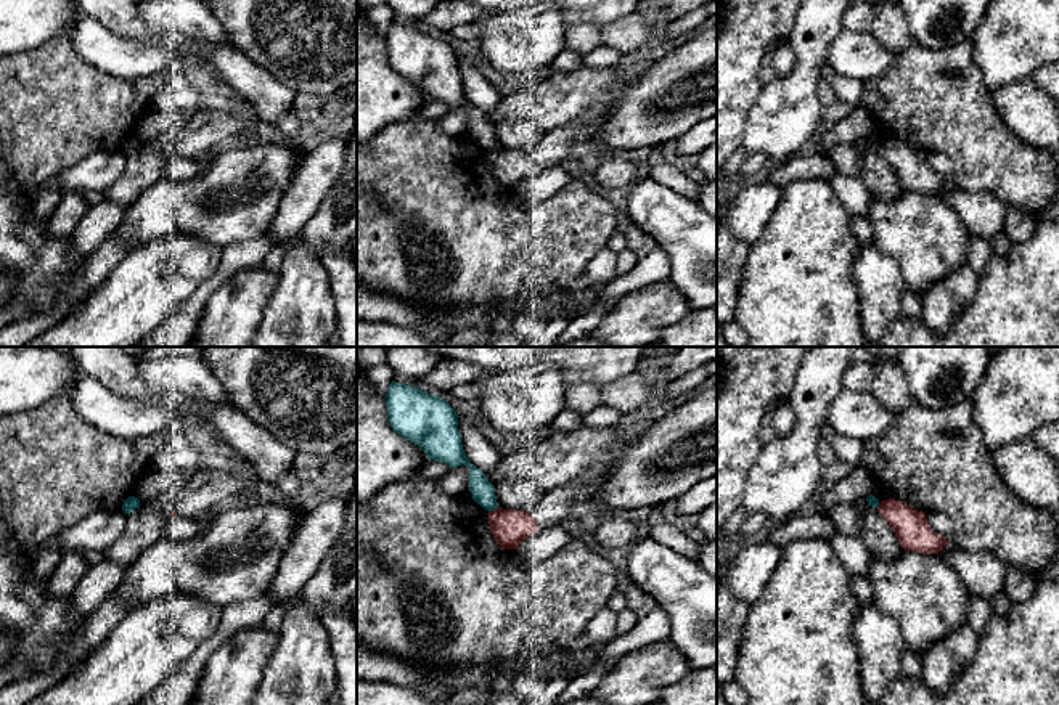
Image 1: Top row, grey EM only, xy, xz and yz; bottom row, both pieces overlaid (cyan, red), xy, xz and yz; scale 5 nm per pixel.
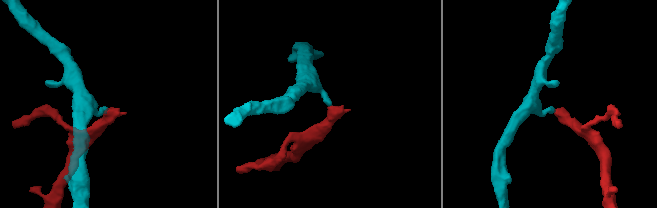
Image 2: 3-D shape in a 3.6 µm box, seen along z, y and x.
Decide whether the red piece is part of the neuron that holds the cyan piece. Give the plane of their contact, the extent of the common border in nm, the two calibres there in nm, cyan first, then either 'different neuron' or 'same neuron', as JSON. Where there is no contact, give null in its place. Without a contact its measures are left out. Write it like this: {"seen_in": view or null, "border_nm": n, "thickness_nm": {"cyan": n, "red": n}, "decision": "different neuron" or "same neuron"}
{"seen_in": "xz", "border_nm": 50, "thickness_nm": {"cyan": 120, "red": 180}, "decision": "different neuron"}

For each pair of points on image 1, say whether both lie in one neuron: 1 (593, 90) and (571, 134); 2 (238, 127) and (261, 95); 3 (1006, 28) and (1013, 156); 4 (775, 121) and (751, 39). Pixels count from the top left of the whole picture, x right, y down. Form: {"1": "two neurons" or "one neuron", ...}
{"1": "two neurons", "2": "two neurons", "3": "two neurons", "4": "two neurons"}

